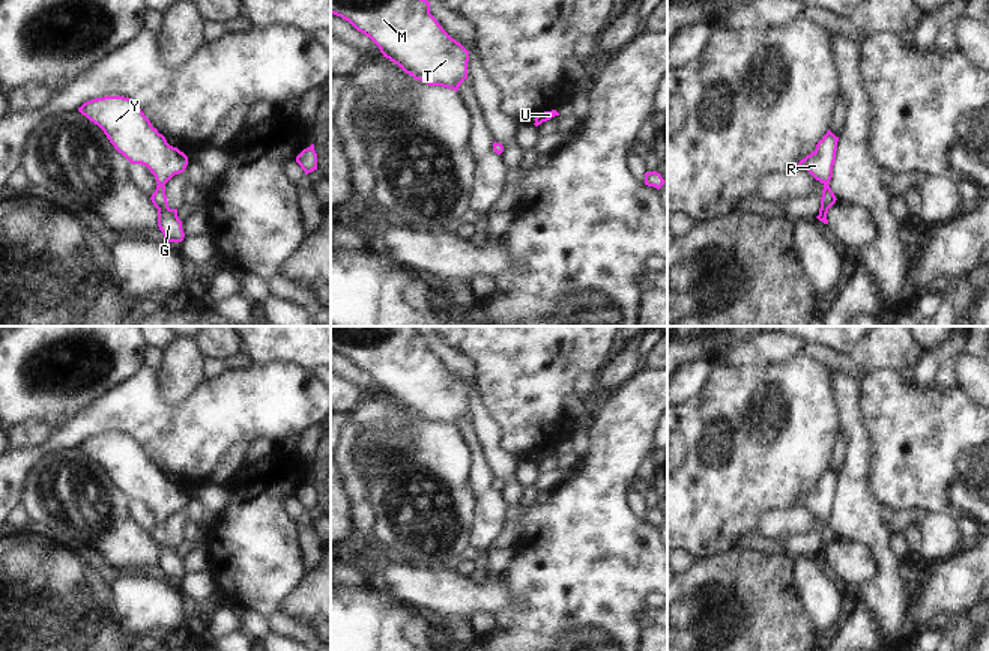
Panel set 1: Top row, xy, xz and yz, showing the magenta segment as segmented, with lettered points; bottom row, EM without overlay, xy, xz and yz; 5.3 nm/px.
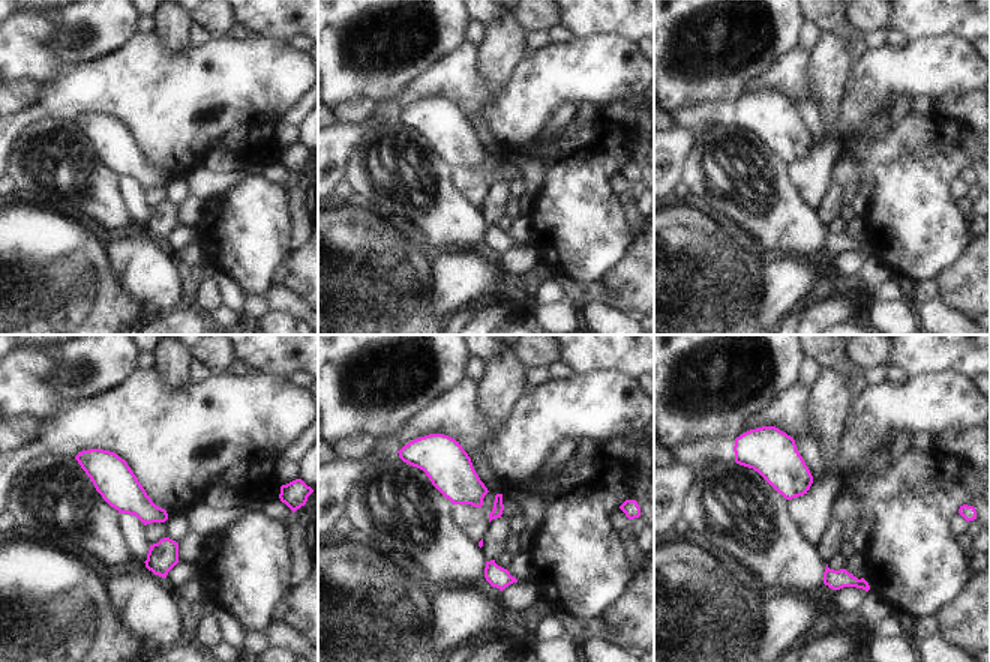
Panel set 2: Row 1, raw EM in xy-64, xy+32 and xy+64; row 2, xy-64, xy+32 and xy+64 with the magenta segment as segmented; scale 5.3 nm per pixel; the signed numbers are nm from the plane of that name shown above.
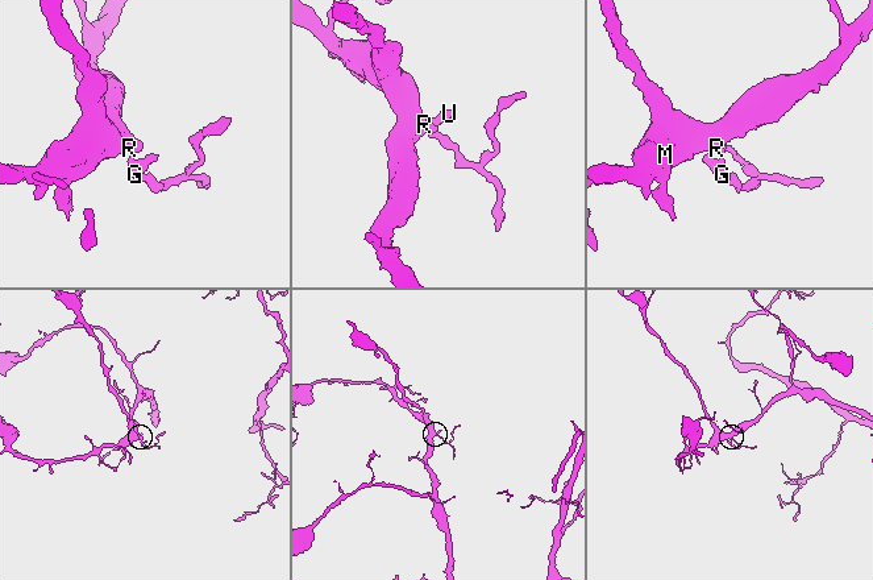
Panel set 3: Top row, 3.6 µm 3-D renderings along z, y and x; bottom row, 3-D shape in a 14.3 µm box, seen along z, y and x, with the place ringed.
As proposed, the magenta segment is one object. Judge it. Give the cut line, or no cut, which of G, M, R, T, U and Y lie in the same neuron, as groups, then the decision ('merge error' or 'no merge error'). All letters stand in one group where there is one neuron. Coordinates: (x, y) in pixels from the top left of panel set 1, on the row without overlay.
no cut; G M R T U Y; no merge error

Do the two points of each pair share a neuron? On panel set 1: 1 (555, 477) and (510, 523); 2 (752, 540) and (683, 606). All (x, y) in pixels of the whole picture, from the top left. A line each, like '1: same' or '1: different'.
1: same
2: different

